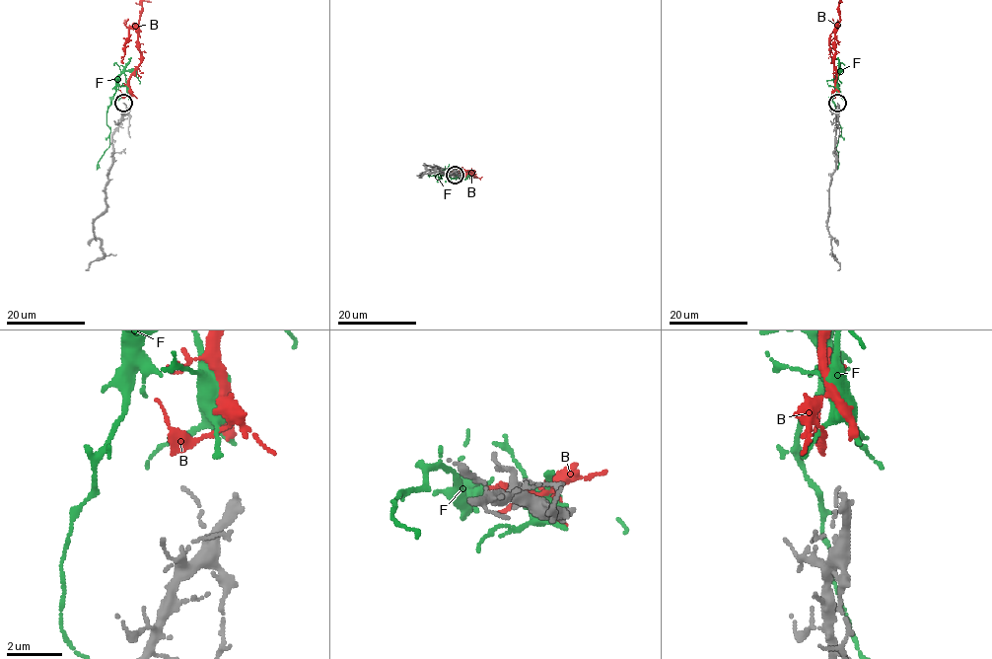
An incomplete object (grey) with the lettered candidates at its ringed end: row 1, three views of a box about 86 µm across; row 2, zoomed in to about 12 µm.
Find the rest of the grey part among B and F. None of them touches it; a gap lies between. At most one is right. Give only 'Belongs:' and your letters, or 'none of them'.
Belongs: B

